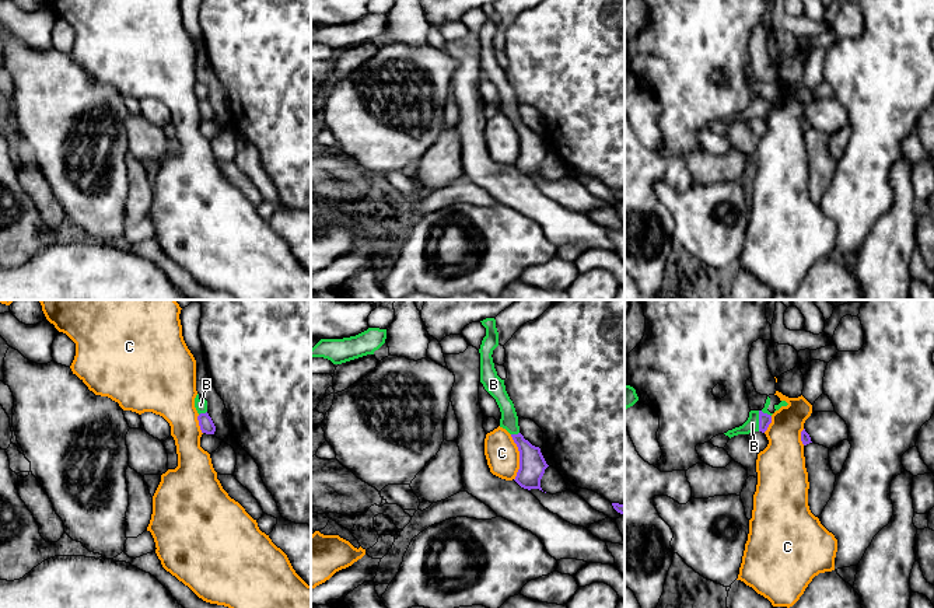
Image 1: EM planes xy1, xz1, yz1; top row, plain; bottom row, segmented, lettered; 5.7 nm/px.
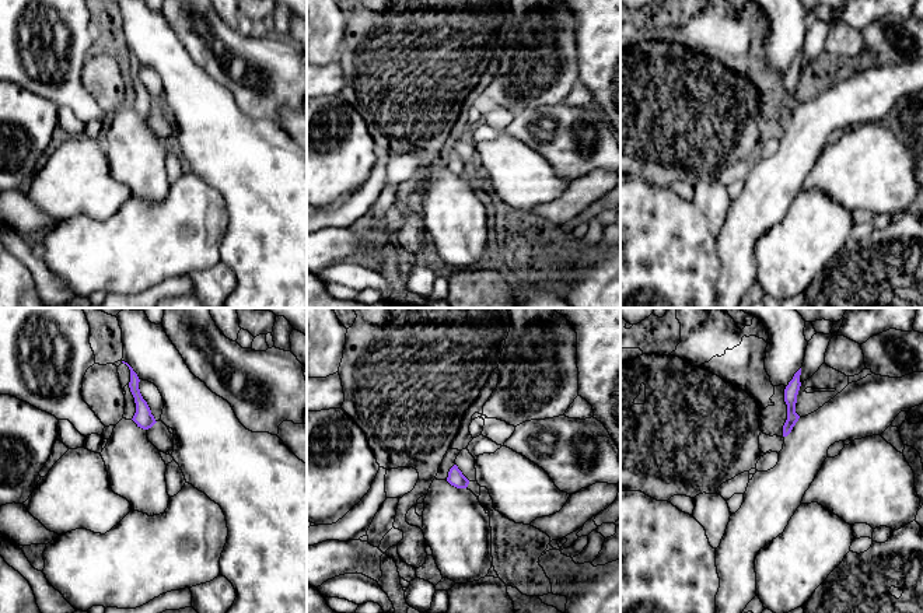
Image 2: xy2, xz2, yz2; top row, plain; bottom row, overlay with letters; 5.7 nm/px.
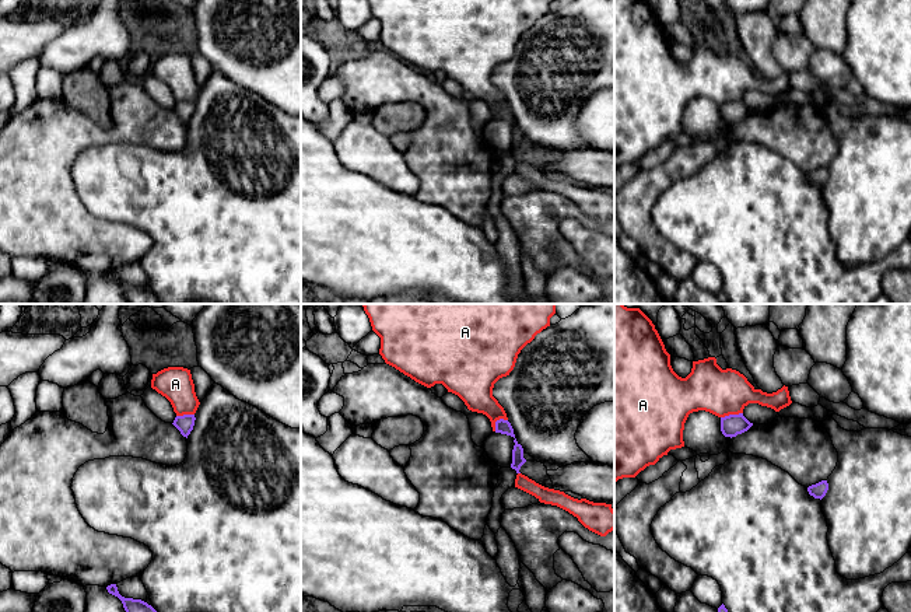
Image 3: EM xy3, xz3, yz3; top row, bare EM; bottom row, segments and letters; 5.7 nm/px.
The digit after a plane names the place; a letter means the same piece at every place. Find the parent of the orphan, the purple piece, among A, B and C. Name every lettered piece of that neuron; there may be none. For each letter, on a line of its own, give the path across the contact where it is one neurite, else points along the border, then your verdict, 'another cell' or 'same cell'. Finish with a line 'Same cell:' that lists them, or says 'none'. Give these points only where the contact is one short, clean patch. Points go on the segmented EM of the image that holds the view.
A: border yz3 (742, 412), (721, 418); another cell
B: way yz1 (765, 419), (759, 416), (752, 423); same cell
C: border xz1 (510, 434), (518, 451), (518, 471), (514, 479); another cell
Same cell: B

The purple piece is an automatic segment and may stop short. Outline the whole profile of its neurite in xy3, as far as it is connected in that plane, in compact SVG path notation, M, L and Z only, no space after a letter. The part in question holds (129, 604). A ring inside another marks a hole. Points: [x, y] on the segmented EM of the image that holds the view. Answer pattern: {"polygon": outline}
{"polygon": "M116 584L106 587L108 592L118 597L126 612L157 612L151 605L141 599L125 598L119 594Z"}

